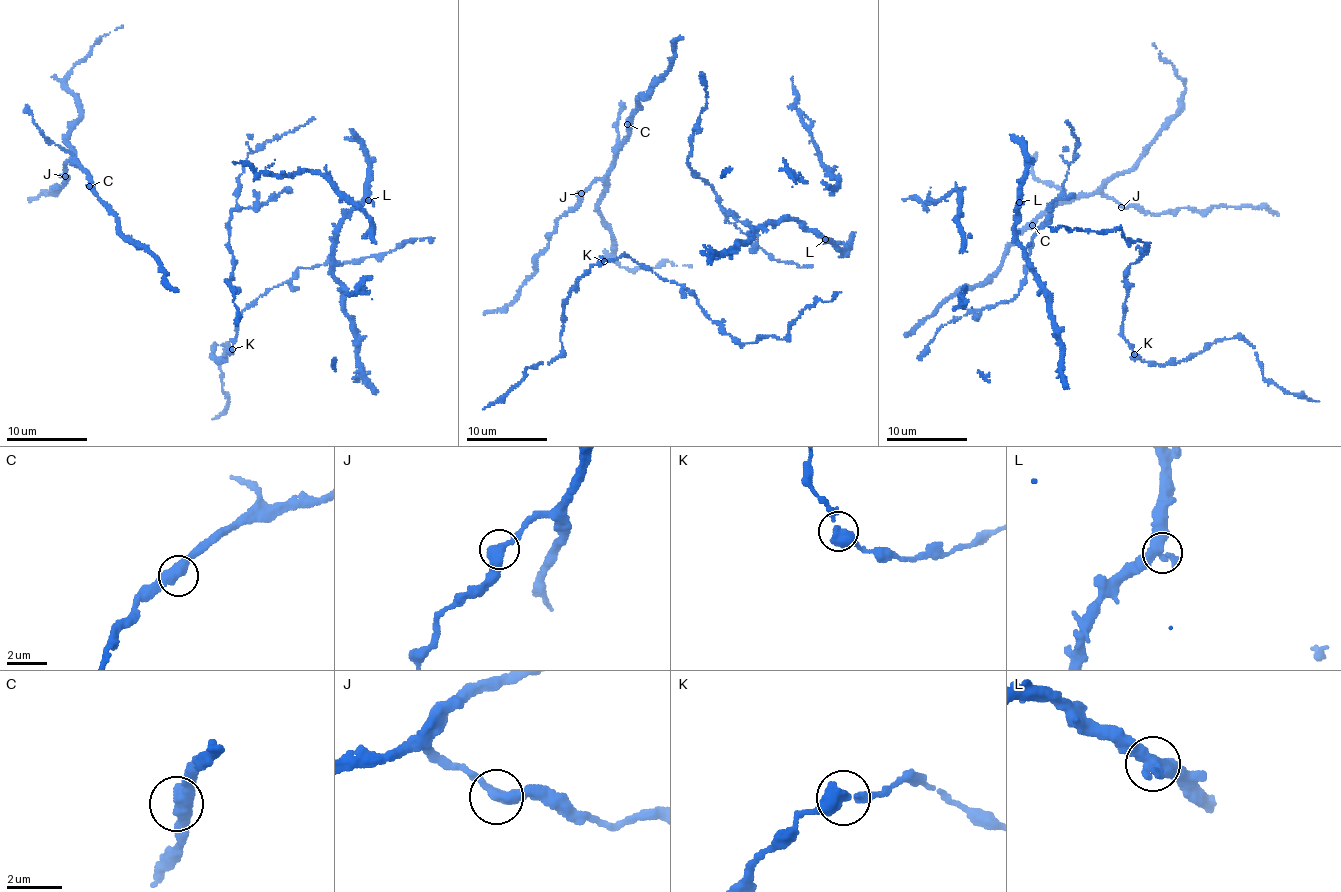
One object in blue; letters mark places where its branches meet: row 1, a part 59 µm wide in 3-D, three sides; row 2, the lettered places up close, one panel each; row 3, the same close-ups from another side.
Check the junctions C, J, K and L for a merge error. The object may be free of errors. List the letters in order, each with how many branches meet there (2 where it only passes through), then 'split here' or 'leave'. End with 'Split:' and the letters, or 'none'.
C: 2 branches meet; leave
J: 2 branches meet; leave
K: 2 branches meet; leave
L: 2 branches meet; leave
Split: none

